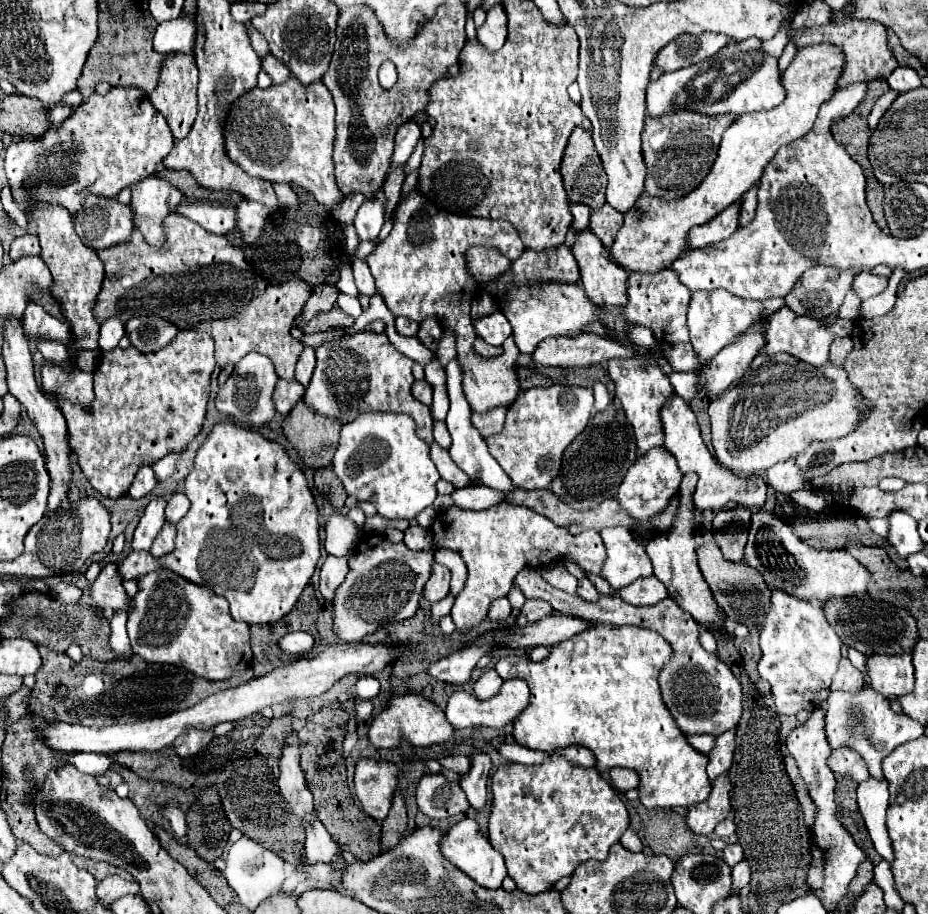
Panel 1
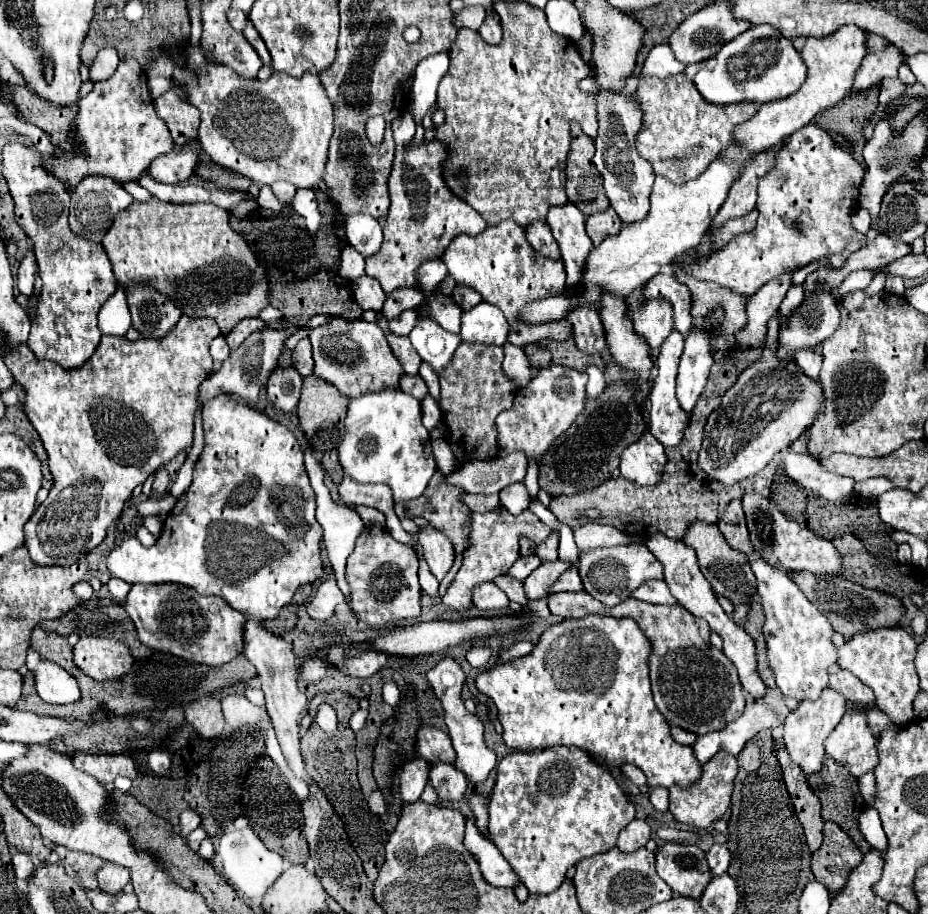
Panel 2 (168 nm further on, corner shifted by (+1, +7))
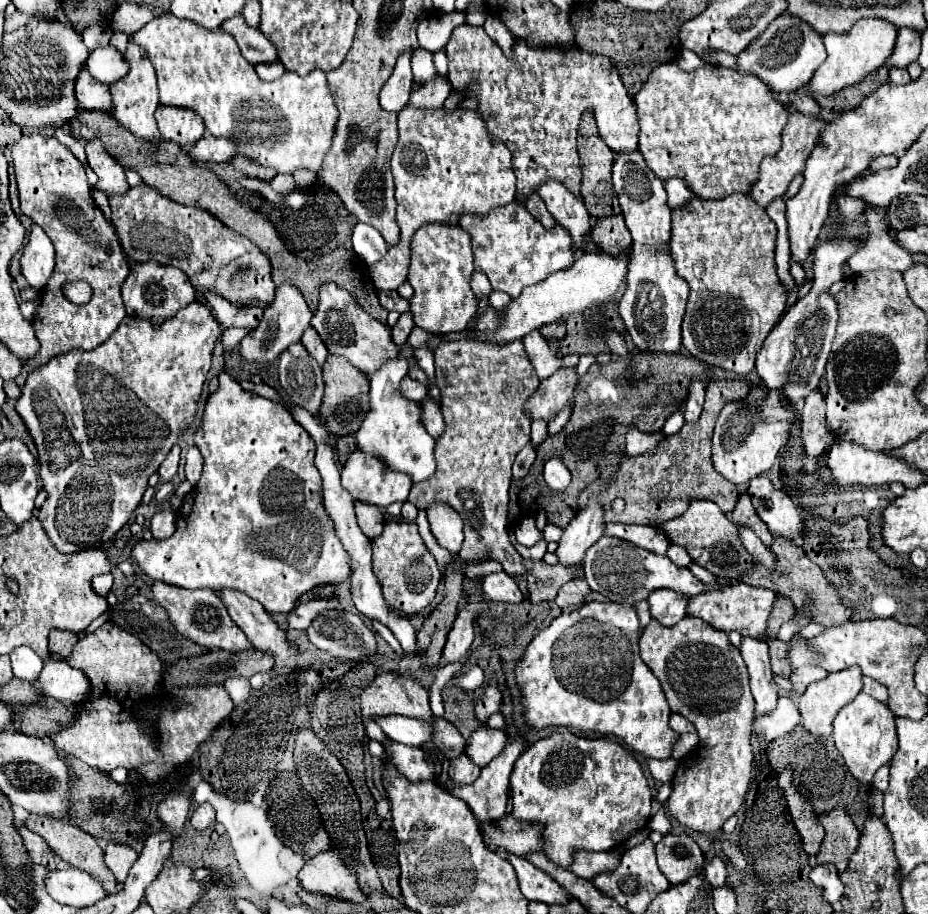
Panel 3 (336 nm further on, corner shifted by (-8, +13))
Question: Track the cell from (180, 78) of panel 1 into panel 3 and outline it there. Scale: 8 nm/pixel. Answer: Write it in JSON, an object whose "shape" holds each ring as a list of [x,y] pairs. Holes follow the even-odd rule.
{"shape":[[[159,105],[155,117],[157,117],[157,127],[159,127],[163,139],[175,141],[181,147],[199,141],[205,133],[203,119],[191,109]]]}

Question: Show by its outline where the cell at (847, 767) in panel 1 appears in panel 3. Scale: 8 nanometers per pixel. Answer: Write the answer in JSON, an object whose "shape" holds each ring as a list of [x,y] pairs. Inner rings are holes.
{"shape":[[[859,693],[853,701],[849,701],[847,707],[843,707],[835,721],[833,721],[833,739],[835,747],[843,755],[849,771],[853,777],[865,785],[871,787],[871,813],[881,817],[883,815],[883,793],[873,787],[873,775],[879,767],[889,763],[897,751],[897,729],[895,729],[895,715],[885,703],[875,701],[867,693]]]}

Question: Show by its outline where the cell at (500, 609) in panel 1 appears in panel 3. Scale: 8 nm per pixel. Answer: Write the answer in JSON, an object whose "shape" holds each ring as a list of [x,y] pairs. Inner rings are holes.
{"shape":[[[505,571],[491,573],[483,579],[483,593],[491,597],[491,601],[501,601],[501,603],[521,603],[523,601],[523,593],[519,591],[515,579],[509,577]]]}

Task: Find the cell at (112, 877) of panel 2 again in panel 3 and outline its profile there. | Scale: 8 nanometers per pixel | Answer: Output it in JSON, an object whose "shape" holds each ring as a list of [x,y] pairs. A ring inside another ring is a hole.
{"shape":[[[111,841],[105,849],[105,863],[121,883],[127,879],[127,873],[135,861],[137,861],[137,851],[129,845],[119,845]]]}

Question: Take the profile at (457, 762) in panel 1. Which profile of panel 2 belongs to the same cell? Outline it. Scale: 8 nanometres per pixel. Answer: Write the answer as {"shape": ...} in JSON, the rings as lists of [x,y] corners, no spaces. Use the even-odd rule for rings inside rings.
{"shape":[[[420,727],[418,733],[416,733],[416,753],[430,761],[432,765],[434,763],[452,763],[456,753],[454,753],[454,747],[452,747],[452,741],[450,737],[436,729],[436,727]]]}

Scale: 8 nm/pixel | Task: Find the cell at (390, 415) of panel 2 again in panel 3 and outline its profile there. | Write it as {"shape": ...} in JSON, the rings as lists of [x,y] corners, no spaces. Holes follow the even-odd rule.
{"shape":[[[399,351],[395,359],[381,365],[375,373],[369,375],[371,409],[361,429],[355,433],[355,439],[357,449],[383,459],[389,467],[397,471],[409,473],[413,477],[413,483],[419,483],[435,473],[435,457],[433,457],[435,439],[425,431],[421,423],[421,405],[403,399],[399,393],[399,383],[407,375],[407,371],[409,371],[407,357],[403,355],[403,351]]]}

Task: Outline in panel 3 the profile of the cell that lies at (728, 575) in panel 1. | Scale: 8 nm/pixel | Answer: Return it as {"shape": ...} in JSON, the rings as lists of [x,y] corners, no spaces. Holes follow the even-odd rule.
{"shape":[[[693,499],[689,503],[689,509],[683,515],[679,515],[671,521],[665,521],[663,525],[659,525],[659,529],[669,537],[671,543],[687,547],[687,553],[695,563],[699,563],[713,575],[729,577],[731,583],[735,583],[745,571],[749,571],[753,567],[753,557],[741,545],[735,525],[711,501]]]}

